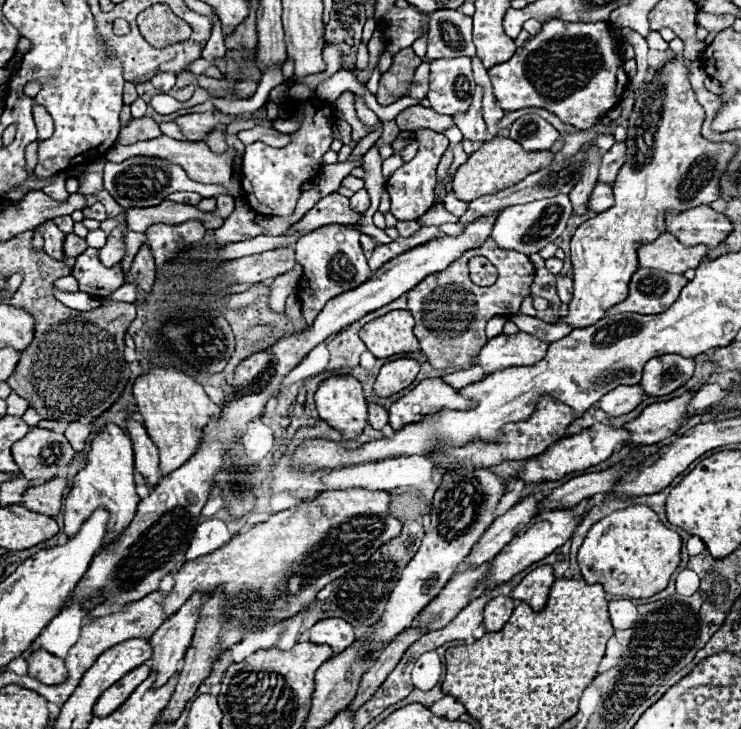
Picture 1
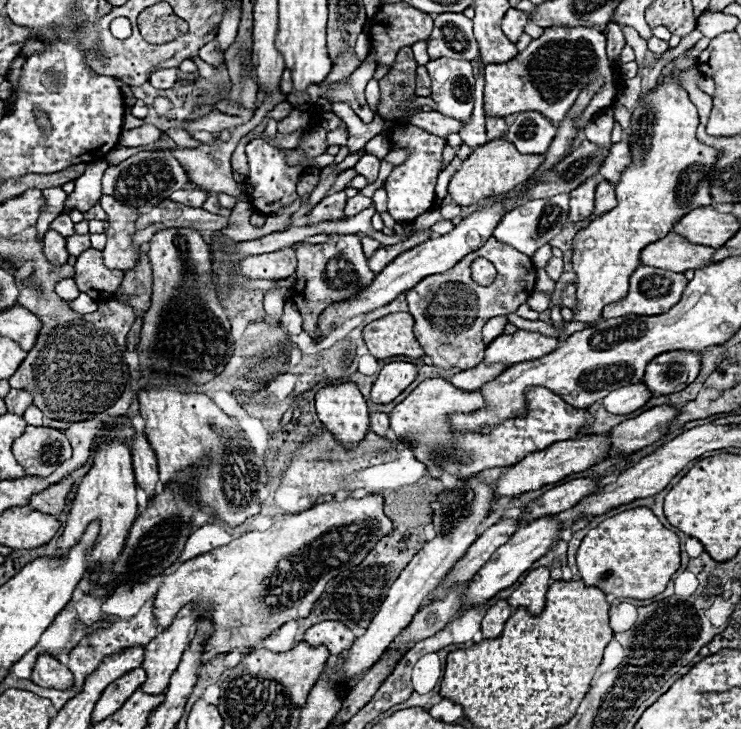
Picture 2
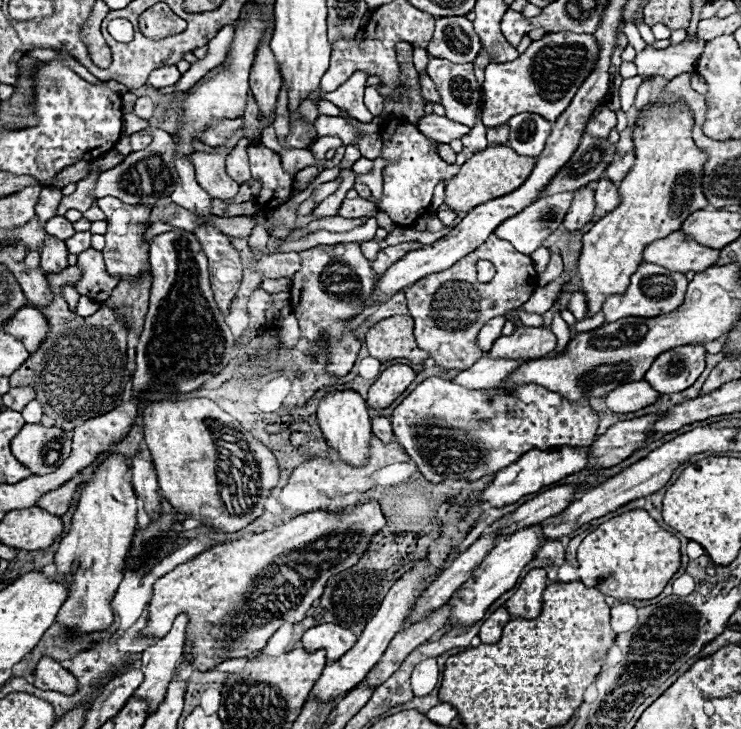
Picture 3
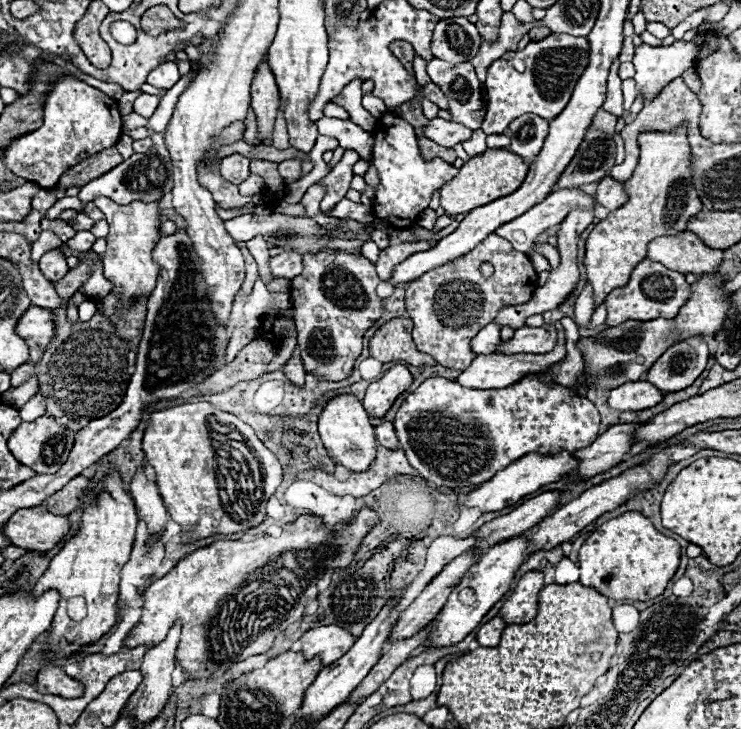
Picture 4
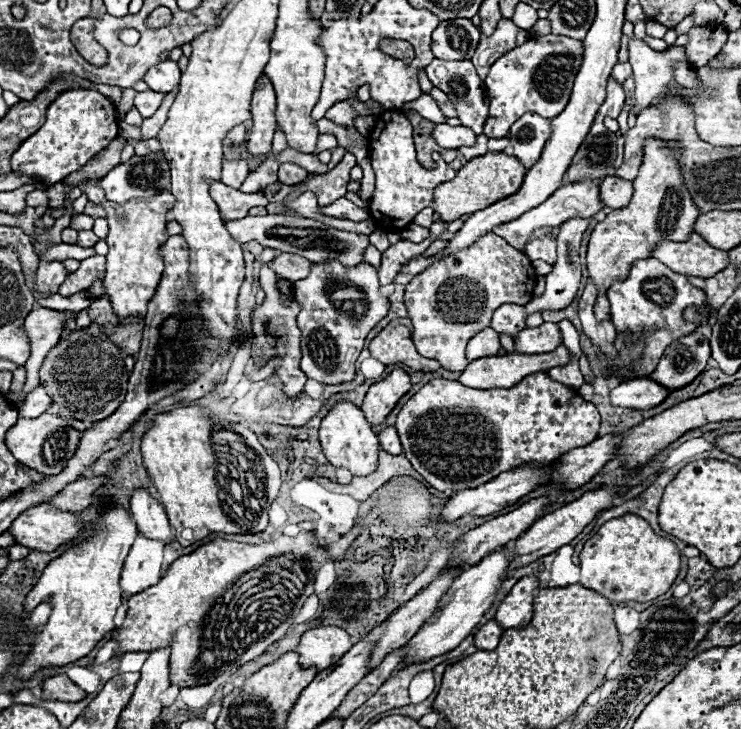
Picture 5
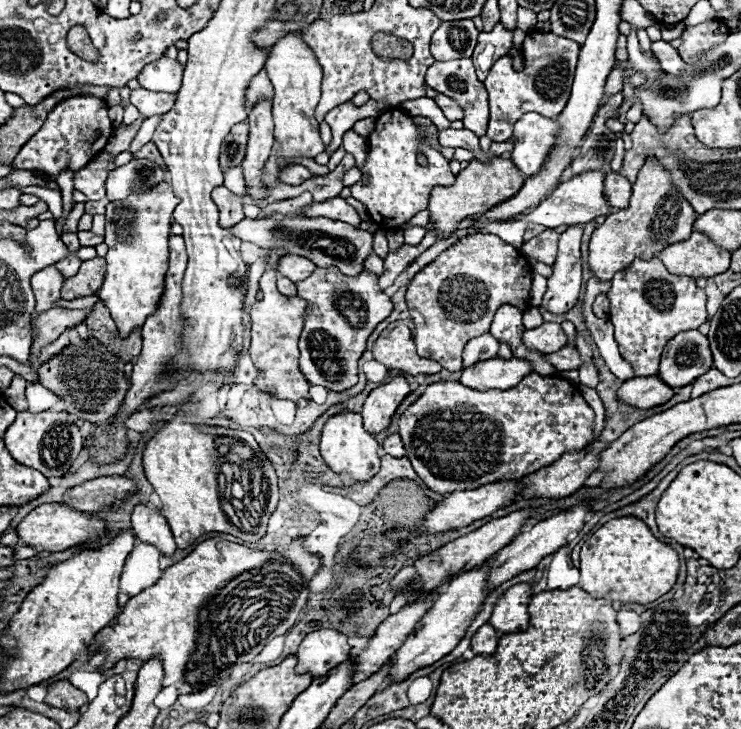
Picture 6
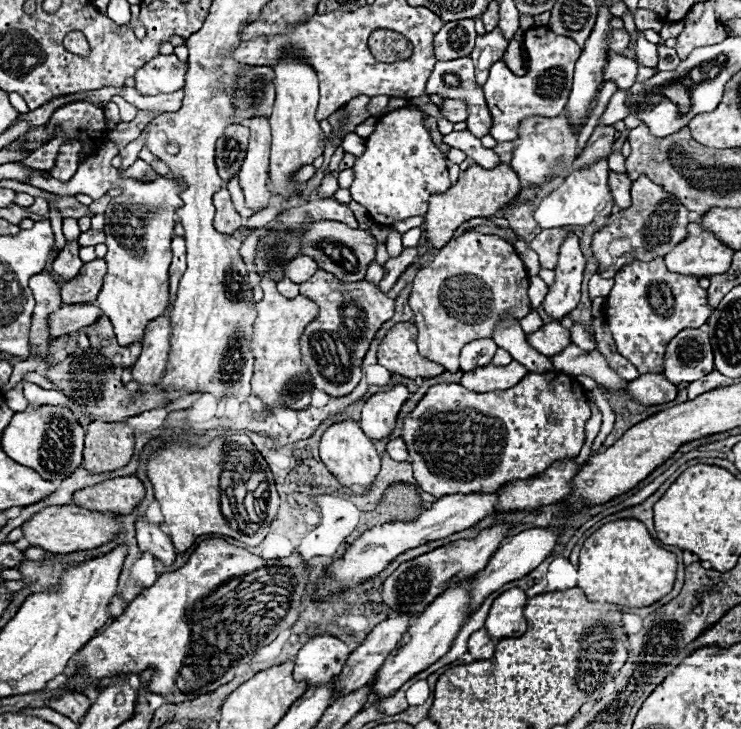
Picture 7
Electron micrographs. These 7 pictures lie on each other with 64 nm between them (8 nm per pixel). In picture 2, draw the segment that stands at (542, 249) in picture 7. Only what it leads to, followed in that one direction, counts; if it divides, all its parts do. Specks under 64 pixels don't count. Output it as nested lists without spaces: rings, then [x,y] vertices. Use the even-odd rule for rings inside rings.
[[[552,256],[548,266],[546,266],[546,274],[552,278],[552,280],[558,280],[562,276],[562,258],[556,258]]]

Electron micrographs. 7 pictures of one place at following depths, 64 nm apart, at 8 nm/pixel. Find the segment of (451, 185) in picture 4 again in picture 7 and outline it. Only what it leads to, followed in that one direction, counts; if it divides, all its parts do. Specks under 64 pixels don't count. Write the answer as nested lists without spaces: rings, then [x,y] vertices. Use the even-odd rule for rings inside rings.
[[[472,164],[464,176],[452,184],[444,194],[436,194],[430,198],[428,214],[426,214],[426,230],[424,236],[430,244],[430,248],[440,248],[444,246],[454,230],[466,222],[468,218],[476,216],[496,216],[500,210],[504,210],[508,204],[512,204],[522,190],[520,178],[514,174],[514,170],[508,164],[498,164],[492,170],[484,170],[478,164]]]

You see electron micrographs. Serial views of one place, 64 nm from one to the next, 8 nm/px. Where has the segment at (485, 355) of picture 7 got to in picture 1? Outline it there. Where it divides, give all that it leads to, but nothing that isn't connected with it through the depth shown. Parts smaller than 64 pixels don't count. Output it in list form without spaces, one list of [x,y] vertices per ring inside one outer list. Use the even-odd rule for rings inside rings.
[[[496,316],[496,318],[488,320],[488,324],[486,324],[486,336],[492,338],[496,334],[502,334],[502,328],[504,328],[506,322],[508,322],[508,318],[504,318],[504,316]]]

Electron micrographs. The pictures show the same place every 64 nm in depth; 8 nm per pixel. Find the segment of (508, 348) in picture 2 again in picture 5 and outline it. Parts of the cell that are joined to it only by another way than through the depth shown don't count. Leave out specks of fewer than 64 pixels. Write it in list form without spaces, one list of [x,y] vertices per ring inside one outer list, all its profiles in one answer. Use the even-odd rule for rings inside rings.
[[[544,322],[538,328],[524,328],[518,338],[514,350],[520,354],[544,354],[554,352],[562,344],[562,334],[558,324]]]

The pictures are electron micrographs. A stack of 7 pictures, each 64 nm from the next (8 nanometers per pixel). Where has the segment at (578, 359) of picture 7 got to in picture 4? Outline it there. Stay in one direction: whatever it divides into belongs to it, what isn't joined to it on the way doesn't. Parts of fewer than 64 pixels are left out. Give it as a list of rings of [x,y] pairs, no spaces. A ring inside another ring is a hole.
[[[556,322],[556,330],[558,330],[558,344],[556,344],[554,352],[546,354],[488,354],[488,356],[476,356],[474,362],[458,376],[456,382],[466,386],[466,388],[508,388],[510,384],[516,384],[518,380],[522,380],[526,374],[534,374],[534,372],[538,372],[542,368],[550,368],[550,366],[562,362],[564,356],[566,356],[566,346],[564,346],[564,332],[562,332],[560,322]]]

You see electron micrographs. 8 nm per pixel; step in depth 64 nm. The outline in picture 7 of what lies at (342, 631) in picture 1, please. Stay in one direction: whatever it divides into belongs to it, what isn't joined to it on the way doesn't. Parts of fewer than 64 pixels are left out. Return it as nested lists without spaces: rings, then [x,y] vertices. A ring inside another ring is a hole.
[[[314,636],[310,638],[296,656],[294,680],[306,680],[308,686],[328,684],[340,674],[350,648],[334,636]]]

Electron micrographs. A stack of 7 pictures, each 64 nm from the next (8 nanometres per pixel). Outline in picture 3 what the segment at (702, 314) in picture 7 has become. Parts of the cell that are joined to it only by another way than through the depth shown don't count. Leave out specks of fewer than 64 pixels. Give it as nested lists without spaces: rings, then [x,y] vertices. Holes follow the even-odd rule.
[[[642,262],[638,270],[632,274],[632,282],[624,294],[614,294],[606,300],[602,306],[602,312],[606,316],[606,322],[614,322],[626,316],[642,316],[642,318],[654,318],[662,314],[674,312],[684,300],[688,280],[680,272],[666,272],[666,268],[658,268],[656,264]]]

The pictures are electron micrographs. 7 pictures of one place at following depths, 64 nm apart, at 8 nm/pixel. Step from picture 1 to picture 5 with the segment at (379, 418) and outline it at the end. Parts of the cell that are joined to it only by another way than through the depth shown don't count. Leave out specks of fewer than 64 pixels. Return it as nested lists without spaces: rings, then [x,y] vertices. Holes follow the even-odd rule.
[[[388,426],[386,430],[382,430],[378,438],[380,438],[382,450],[386,450],[390,454],[402,454],[402,446],[400,446],[400,440],[398,440],[398,434],[396,434],[394,426]]]

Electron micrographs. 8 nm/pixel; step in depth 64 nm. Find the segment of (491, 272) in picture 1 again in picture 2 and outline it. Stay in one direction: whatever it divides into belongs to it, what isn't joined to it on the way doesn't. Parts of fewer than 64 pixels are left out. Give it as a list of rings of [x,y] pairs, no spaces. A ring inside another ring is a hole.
[[[478,258],[478,260],[474,260],[474,264],[472,264],[472,278],[474,278],[478,284],[482,284],[482,286],[492,284],[494,278],[496,278],[496,268],[494,268],[486,258]]]

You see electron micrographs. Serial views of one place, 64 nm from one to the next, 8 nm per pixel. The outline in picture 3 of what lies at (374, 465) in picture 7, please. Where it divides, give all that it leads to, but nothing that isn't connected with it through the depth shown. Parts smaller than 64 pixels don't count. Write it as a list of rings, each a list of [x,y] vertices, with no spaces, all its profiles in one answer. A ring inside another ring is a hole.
[[[344,390],[344,392],[334,392],[322,398],[318,406],[318,422],[328,446],[336,450],[342,456],[342,460],[346,460],[346,464],[358,466],[366,462],[366,444],[370,444],[372,430],[370,430],[368,406],[358,392]]]

